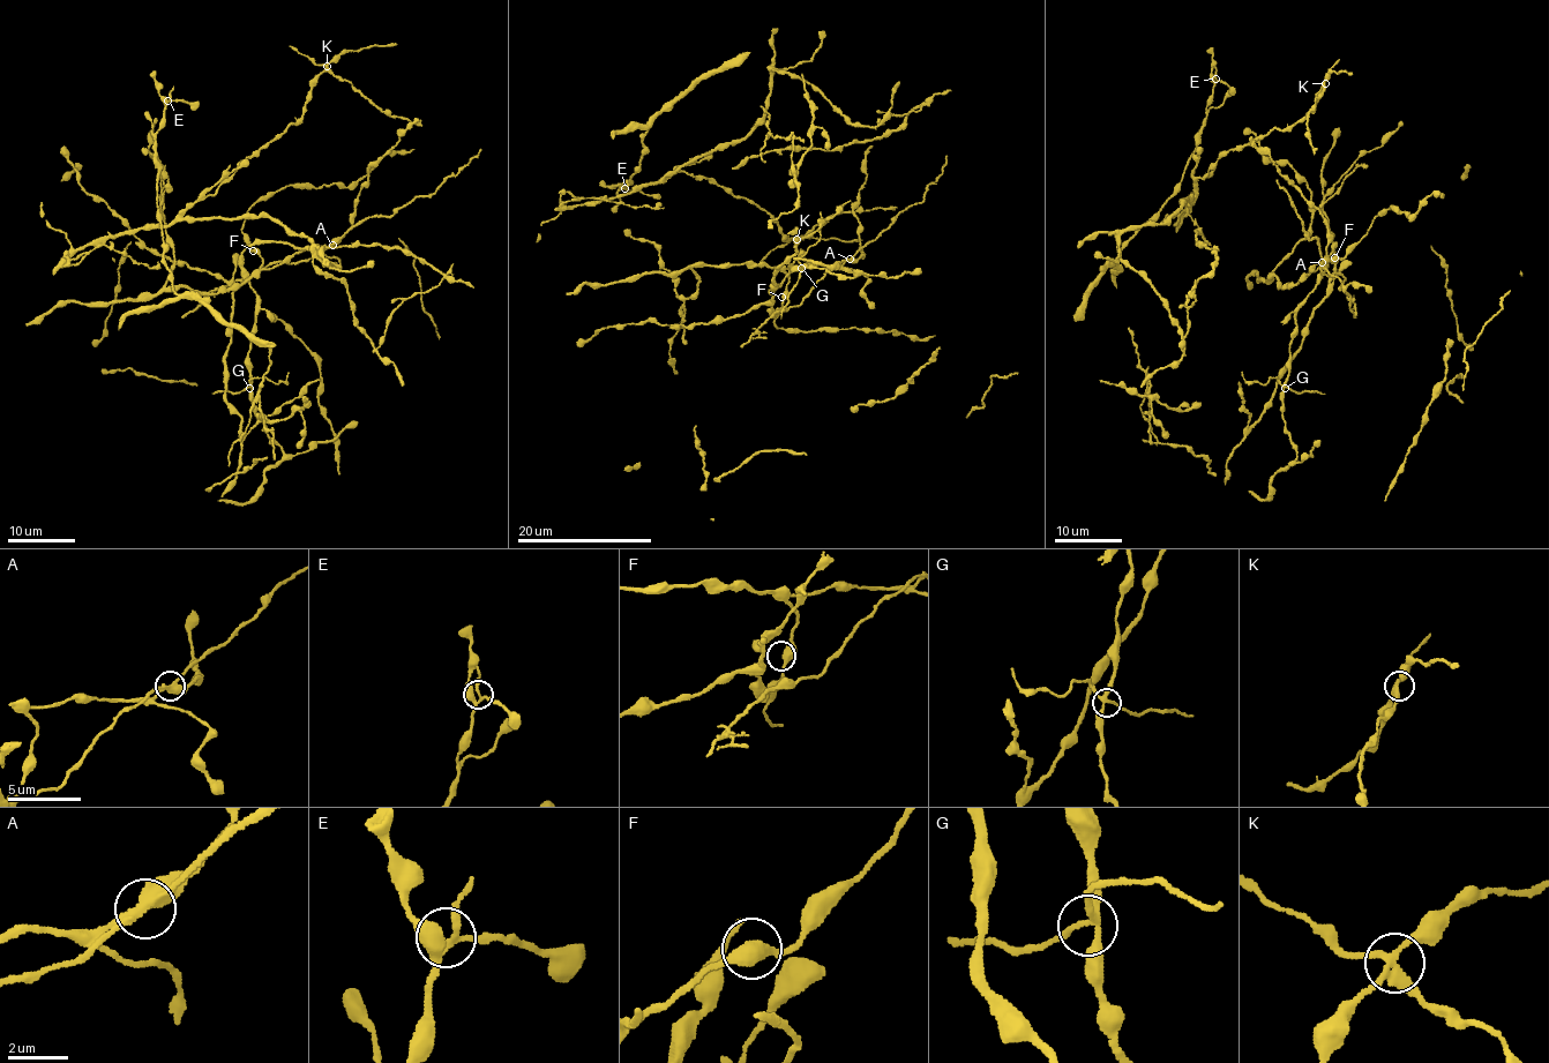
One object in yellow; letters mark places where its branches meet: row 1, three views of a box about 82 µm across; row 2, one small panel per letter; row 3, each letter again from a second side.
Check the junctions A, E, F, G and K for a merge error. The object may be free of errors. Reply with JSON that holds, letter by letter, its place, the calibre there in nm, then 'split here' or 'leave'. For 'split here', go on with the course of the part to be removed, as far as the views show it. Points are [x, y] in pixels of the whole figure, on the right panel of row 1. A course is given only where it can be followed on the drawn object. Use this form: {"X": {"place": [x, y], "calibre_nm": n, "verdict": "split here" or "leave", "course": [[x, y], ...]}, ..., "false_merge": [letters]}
{"A": {"place": [1322, 262], "calibre_nm": 320, "verdict": "split here", "course": [[1323, 262], [1317, 239], [1310, 240], [1303, 231], [1304, 223], [1276, 179]]}, "E": {"place": [1215, 79], "calibre_nm": 190, "verdict": "leave"}, "F": {"place": [1334, 257], "calibre_nm": 340, "verdict": "leave"}, "G": {"place": [1285, 388], "calibre_nm": 240, "verdict": "leave"}, "K": {"place": [1325, 83], "calibre_nm": 260, "verdict": "leave"}, "false_merge": ["A"]}

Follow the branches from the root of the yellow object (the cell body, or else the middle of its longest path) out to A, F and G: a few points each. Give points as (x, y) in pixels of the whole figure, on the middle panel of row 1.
A: (653, 242), (675, 294), (688, 299), (701, 281), (694, 266), (753, 262), (786, 269), (850, 260)
F: (653, 242), (681, 297), (691, 298), (701, 282), (694, 266), (753, 262), (779, 268), (788, 279), (782, 297)
G: (653, 242), (688, 299), (694, 266), (777, 267), (782, 297), (771, 292), (788, 266), (801, 268)

